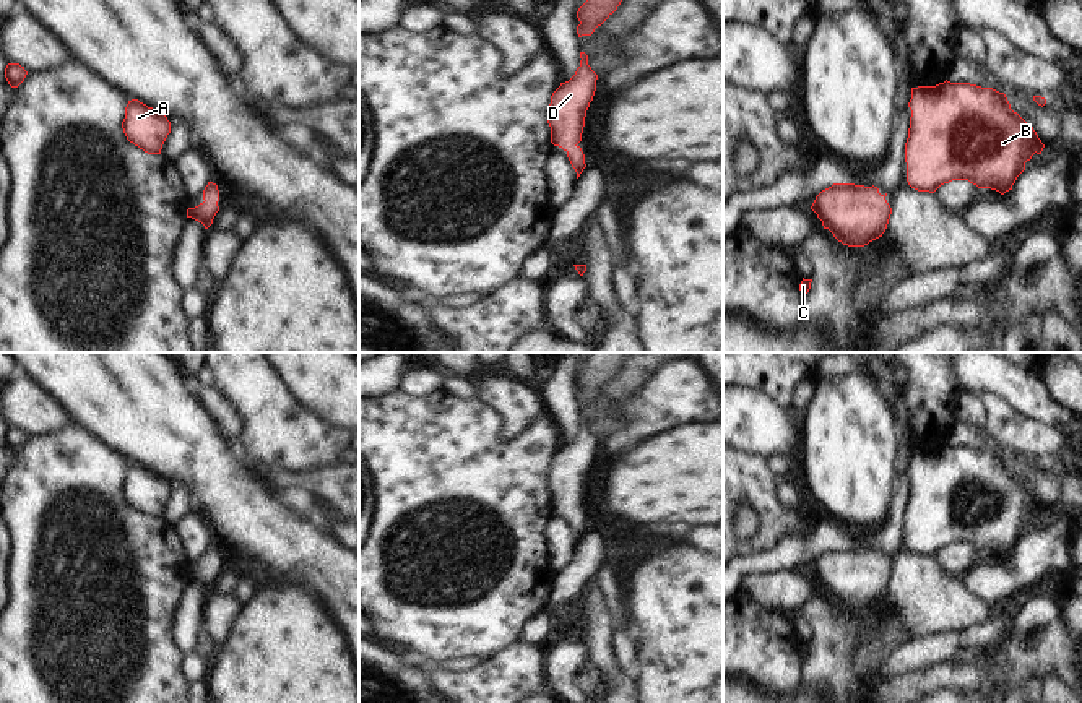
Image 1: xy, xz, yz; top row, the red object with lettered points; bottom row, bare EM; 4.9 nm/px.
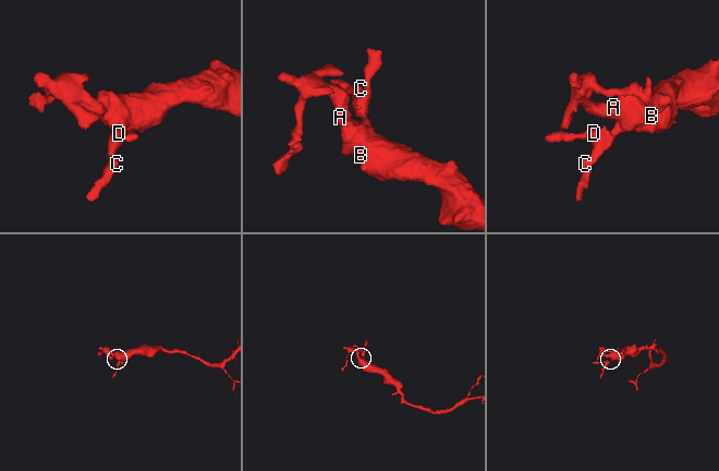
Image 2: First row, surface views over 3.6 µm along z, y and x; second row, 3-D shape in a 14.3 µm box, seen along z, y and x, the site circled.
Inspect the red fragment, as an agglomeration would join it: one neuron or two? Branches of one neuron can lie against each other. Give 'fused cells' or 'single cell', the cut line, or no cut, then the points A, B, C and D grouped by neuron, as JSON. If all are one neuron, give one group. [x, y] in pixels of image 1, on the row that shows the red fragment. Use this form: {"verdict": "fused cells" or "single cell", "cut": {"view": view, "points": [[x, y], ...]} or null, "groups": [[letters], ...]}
{"verdict": "single cell", "cut": null, "groups": [["A", "B", "C", "D"]]}

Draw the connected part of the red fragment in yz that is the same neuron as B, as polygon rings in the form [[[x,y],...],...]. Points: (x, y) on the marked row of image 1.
[[[946,80],[936,86],[911,88],[908,107],[907,182],[918,192],[934,193],[952,180],[968,180],[1004,195],[1025,170],[1025,162],[1045,148],[1033,127],[1011,109],[1006,94],[993,88]]]

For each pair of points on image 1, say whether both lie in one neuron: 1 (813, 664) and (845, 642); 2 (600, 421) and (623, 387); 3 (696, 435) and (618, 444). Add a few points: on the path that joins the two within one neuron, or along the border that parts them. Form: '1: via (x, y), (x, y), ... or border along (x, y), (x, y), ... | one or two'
1: via (821, 664), (837, 648) | one
2: via (601, 413), (601, 408), (614, 395) | one
3: border along (673, 427), (662, 429), (611, 458) | two

